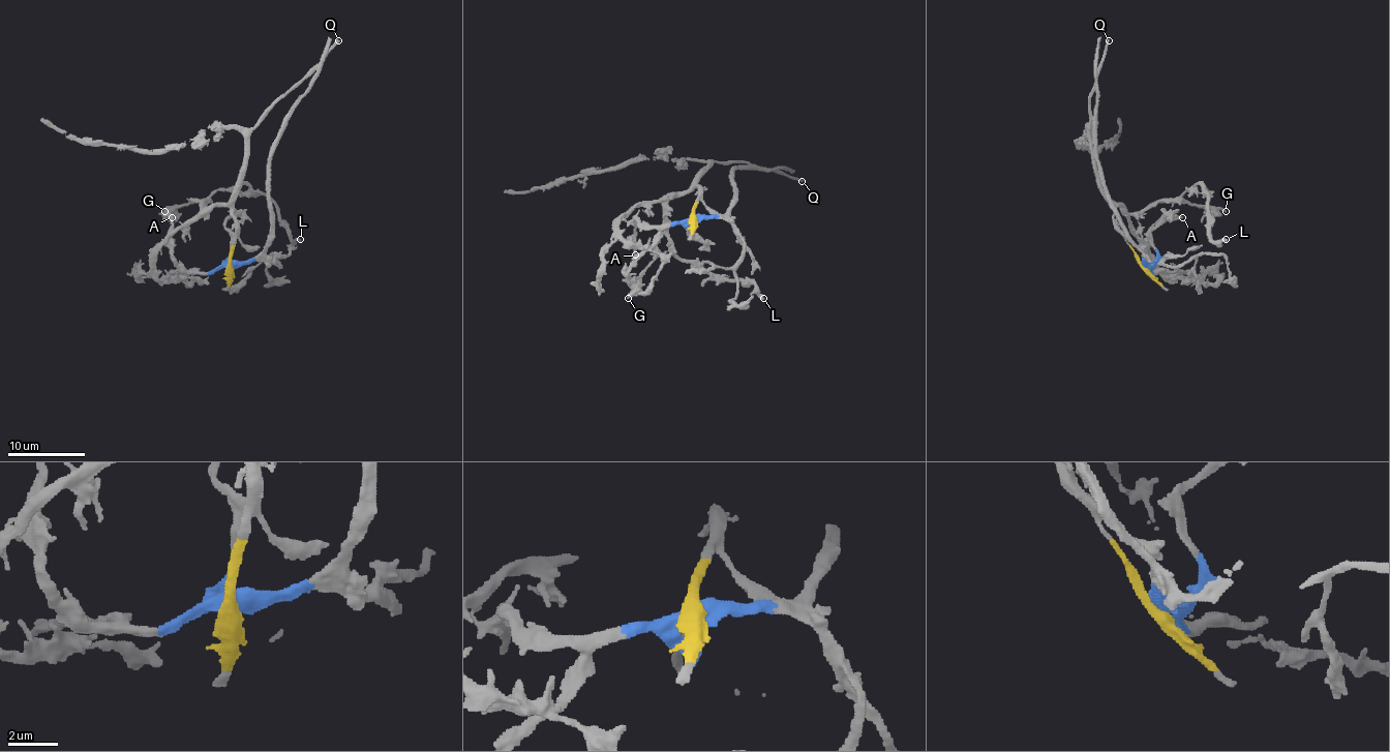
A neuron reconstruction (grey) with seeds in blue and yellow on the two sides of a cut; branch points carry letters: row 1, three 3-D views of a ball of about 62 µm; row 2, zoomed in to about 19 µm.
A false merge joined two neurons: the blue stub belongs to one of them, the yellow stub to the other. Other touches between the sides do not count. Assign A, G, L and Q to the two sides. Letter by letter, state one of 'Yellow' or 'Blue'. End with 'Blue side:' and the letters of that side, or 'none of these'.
A: Blue
G: Yellow
L: Yellow
Q: Yellow
Blue side: A

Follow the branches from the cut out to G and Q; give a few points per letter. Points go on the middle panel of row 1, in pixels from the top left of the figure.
G: (693, 216), (698, 189), (695, 185), (668, 203), (656, 259), (628, 299)
Q: (693, 216), (693, 206), (698, 199), (697, 185), (712, 161), (749, 161), (803, 181)

